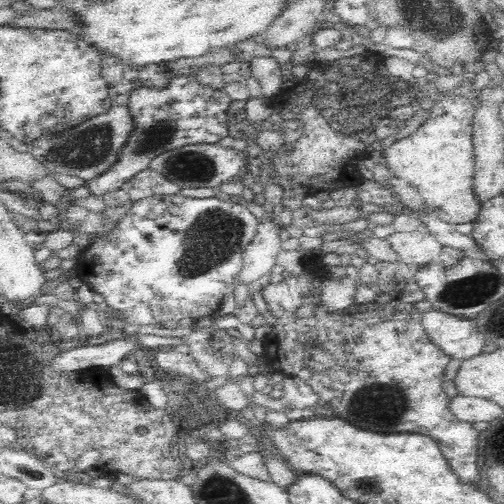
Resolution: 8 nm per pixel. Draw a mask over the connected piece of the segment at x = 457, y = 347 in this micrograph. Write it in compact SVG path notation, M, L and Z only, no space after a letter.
M428 310L422 316L426 334L449 357L464 361L484 352L488 340L478 330L475 319L466 319L440 310Z

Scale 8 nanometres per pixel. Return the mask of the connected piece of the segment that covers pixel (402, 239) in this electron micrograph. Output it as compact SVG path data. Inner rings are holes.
M424 228L414 232L395 232L385 238L400 256L400 261L417 268L439 262L443 246Z

